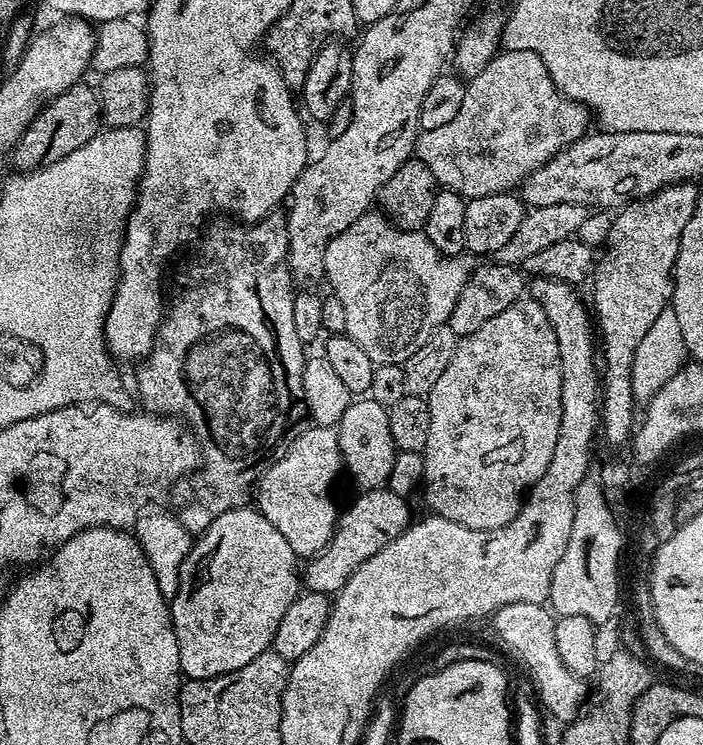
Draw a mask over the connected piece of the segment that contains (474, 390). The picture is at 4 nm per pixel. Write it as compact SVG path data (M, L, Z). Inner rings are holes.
M531 298L515 300L502 314L494 314L490 322L478 326L474 334L463 337L454 350L454 358L450 358L450 366L442 373L442 378L434 385L434 390L426 398L430 410L430 438L426 438L424 457L424 483L422 496L428 499L433 513L442 518L450 518L450 522L458 522L471 528L501 528L506 526L518 514L526 493L542 474L546 474L546 466L550 466L550 458L554 454L554 442L558 442L558 426L562 422L562 370L558 358L558 338L554 338L554 326L550 326L550 318L546 318L546 310L540 303Z

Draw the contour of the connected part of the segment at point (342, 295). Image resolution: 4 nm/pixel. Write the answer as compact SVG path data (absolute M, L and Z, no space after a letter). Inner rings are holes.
M380 210L362 213L342 230L342 234L334 237L324 255L324 274L327 283L332 283L331 295L336 296L346 310L346 334L370 354L375 365L403 364L414 350L425 344L434 330L447 325L454 302L458 302L458 294L462 294L462 286L466 286L473 267L473 261L467 255L444 255L423 231L397 228Z

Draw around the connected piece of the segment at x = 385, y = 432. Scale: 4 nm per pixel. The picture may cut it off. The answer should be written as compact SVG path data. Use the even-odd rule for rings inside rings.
M370 398L353 399L350 406L346 406L346 414L342 414L340 423L335 425L338 434L338 446L340 447L340 459L343 467L352 475L352 480L357 484L357 489L383 488L390 478L390 470L394 467L394 458L397 454L397 446L390 434L390 418L388 409L383 408L378 402Z

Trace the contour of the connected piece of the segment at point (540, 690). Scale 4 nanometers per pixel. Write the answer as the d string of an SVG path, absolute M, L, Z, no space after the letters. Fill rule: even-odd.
M514 602L510 606L499 608L494 614L495 620L496 632L500 635L501 642L506 647L513 648L517 658L528 667L527 675L535 687L539 703L544 708L548 707L549 714L556 720L564 720L563 722L575 720L585 703L585 681L575 676L564 665L562 658L558 658L558 646L554 642L556 620L553 613L544 604Z

